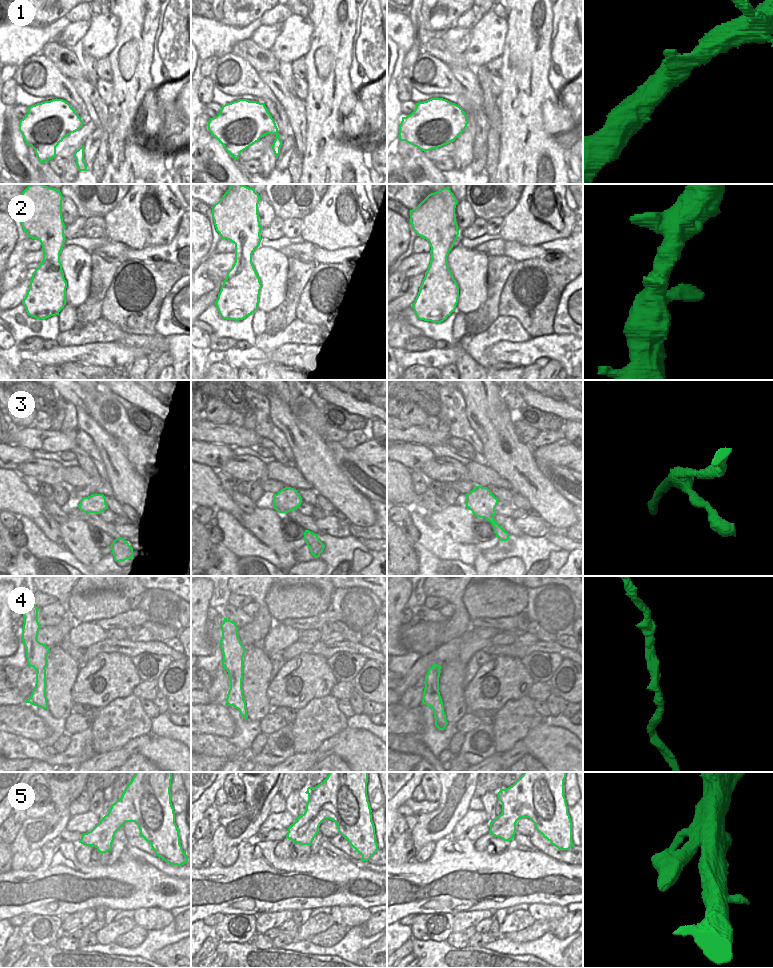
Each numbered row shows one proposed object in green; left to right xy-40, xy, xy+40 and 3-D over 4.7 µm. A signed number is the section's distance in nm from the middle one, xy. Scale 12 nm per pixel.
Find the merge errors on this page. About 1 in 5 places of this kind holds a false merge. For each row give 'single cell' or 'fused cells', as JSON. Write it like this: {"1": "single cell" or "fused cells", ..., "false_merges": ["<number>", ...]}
{"1": "single cell", "2": "single cell", "3": "single cell", "4": "single cell", "5": "single cell", "false_merges": []}

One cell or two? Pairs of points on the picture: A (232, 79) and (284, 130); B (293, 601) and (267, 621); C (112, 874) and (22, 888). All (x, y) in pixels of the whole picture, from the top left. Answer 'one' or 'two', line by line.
A: one
B: two
C: one

